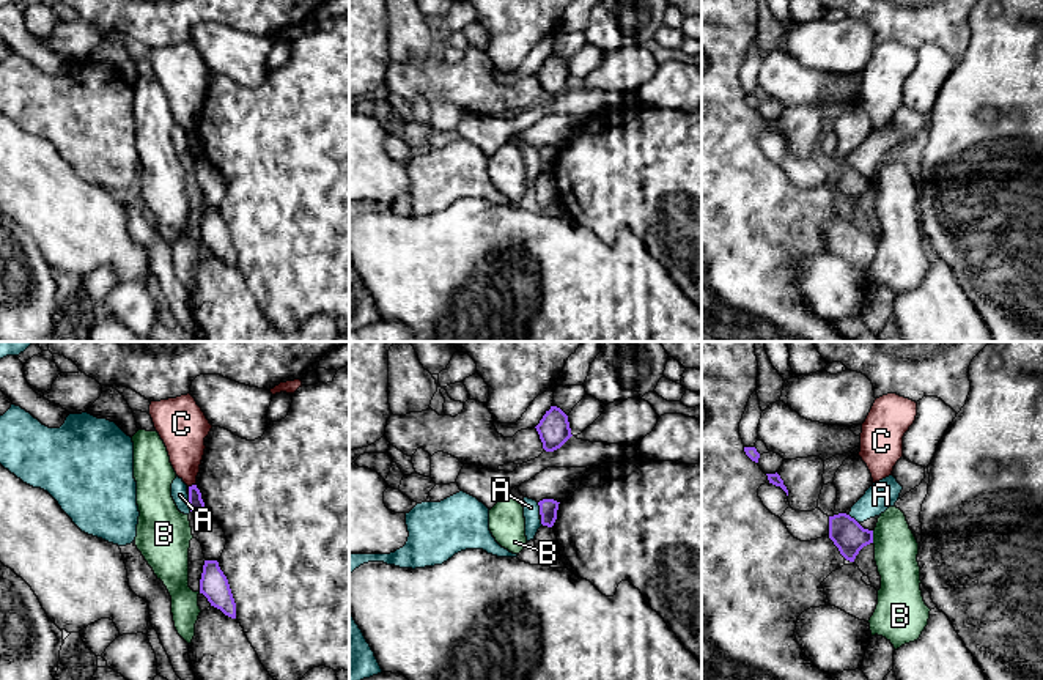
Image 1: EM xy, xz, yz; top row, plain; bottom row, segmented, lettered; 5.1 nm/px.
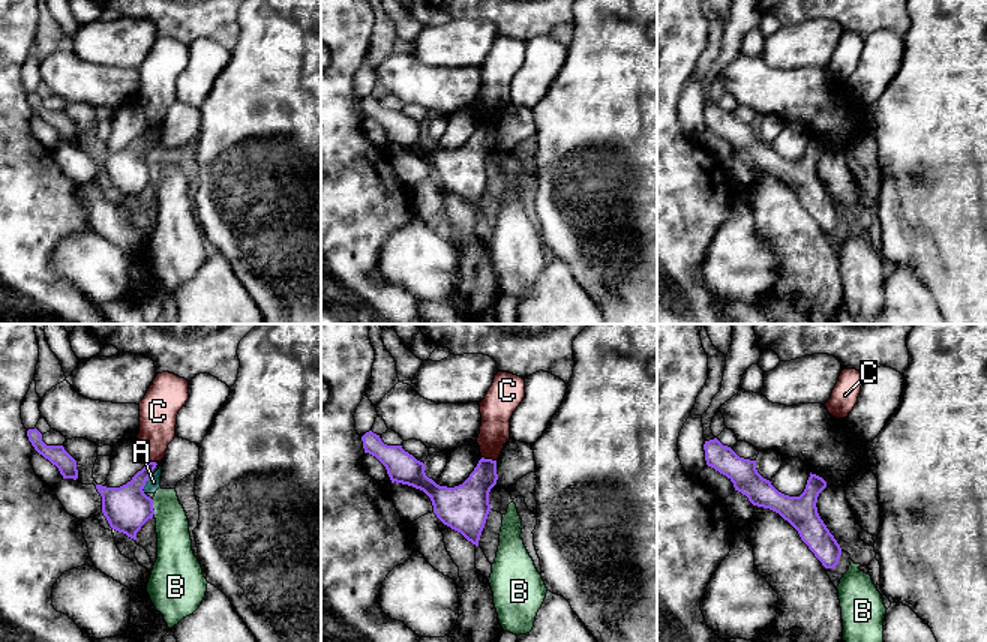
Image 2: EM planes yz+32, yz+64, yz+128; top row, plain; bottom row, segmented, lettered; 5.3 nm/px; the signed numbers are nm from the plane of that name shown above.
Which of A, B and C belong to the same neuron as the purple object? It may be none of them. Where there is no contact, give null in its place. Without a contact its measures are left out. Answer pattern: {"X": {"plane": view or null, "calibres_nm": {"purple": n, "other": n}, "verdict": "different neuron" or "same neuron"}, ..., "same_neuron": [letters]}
{"A": {"plane": "xy", "calibres_nm": {"purple": 80, "other": 80}, "verdict": "different neuron"}, "B": {"plane": "yz", "calibres_nm": {"purple": 170, "other": 220}, "verdict": "different neuron"}, "C": {"plane": "xy", "calibres_nm": {"purple": 80, "other": 200}, "verdict": "different neuron"}, "same_neuron": []}

